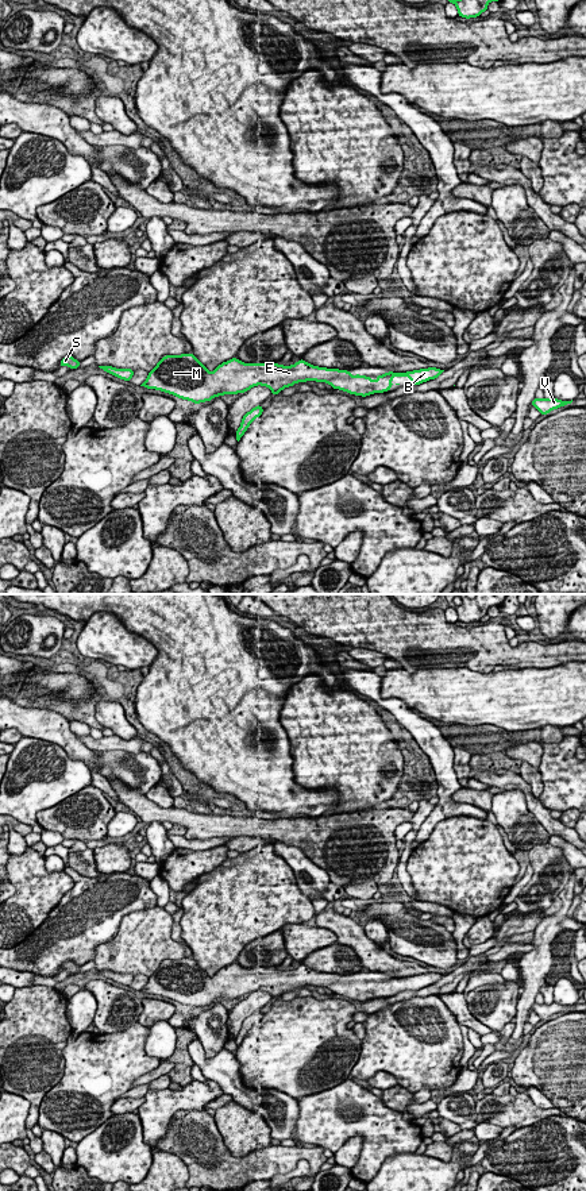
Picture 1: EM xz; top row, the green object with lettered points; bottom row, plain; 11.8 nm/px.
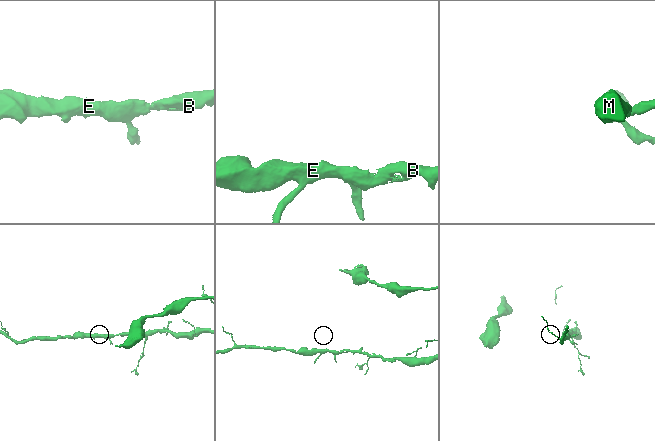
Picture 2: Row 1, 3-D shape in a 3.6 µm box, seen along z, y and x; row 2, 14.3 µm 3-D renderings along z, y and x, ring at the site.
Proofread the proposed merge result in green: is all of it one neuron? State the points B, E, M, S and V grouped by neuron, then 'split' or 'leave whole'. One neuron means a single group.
groups B E M S V; leave whole

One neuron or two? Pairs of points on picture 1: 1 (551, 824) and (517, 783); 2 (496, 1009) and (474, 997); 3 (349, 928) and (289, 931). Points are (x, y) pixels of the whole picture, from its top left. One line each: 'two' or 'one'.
1: one
2: one
3: two

